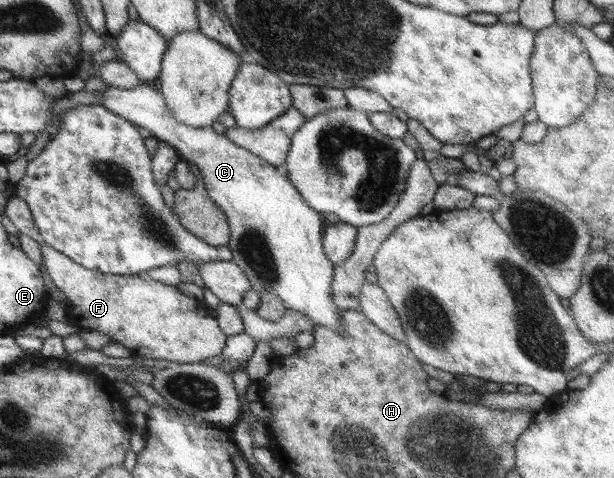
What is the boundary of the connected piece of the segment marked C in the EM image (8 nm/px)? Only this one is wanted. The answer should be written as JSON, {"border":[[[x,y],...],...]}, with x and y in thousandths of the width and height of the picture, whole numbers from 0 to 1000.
{"border":[[[233,174],[210,188],[176,180],[176,186],[168,195],[166,218],[174,230],[208,251],[221,266],[230,264],[230,268],[243,272],[246,285],[262,299],[282,308],[288,326],[301,339],[311,339],[321,347],[340,412],[357,437],[363,439],[365,452],[373,462],[375,504],[370,513],[378,523],[378,546],[406,582],[410,605],[420,613],[438,609],[450,615],[451,623],[459,628],[466,649],[498,657],[511,674],[511,682],[523,680],[557,692],[552,665],[552,655],[557,649],[550,649],[542,636],[537,613],[546,554],[528,533],[523,448],[513,446],[497,425],[487,400],[474,387],[469,372],[461,372],[448,349],[425,335],[422,326],[379,301],[370,285],[353,280],[347,266],[316,266],[293,253],[277,232],[269,203],[254,176]]]}

